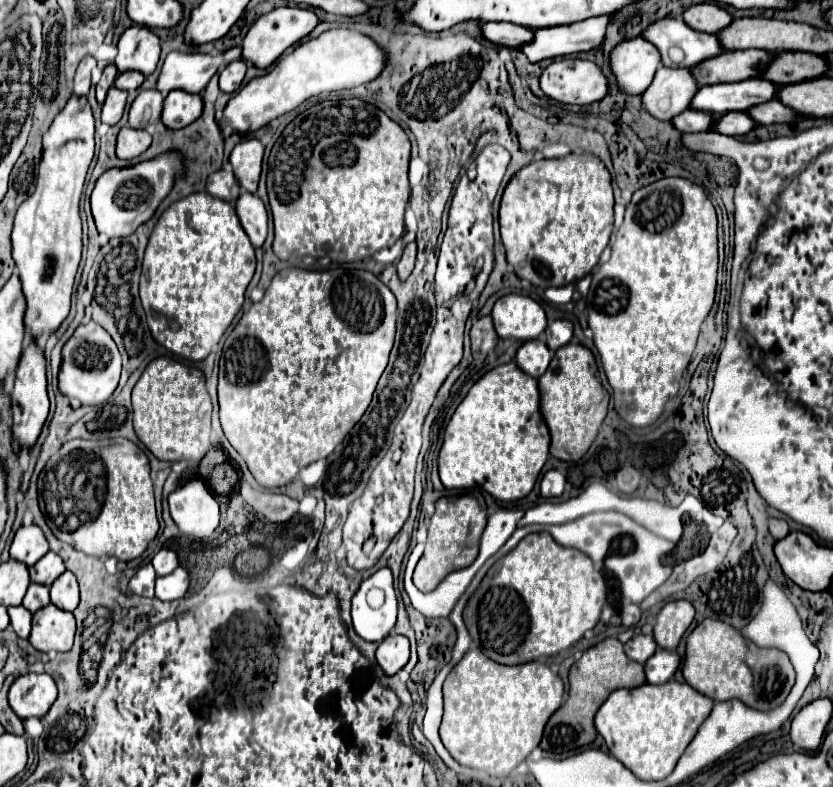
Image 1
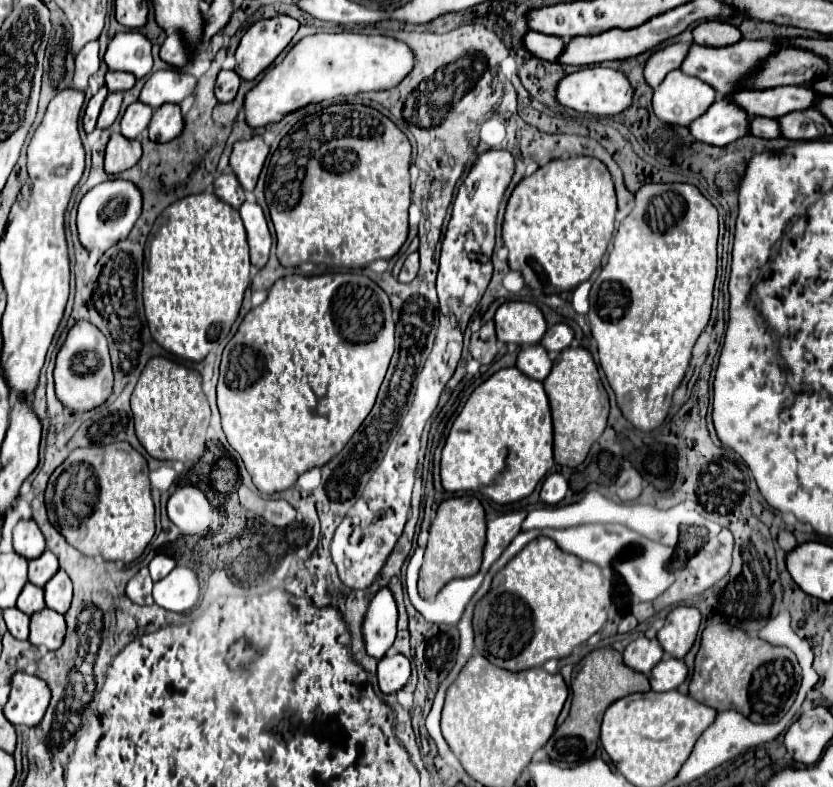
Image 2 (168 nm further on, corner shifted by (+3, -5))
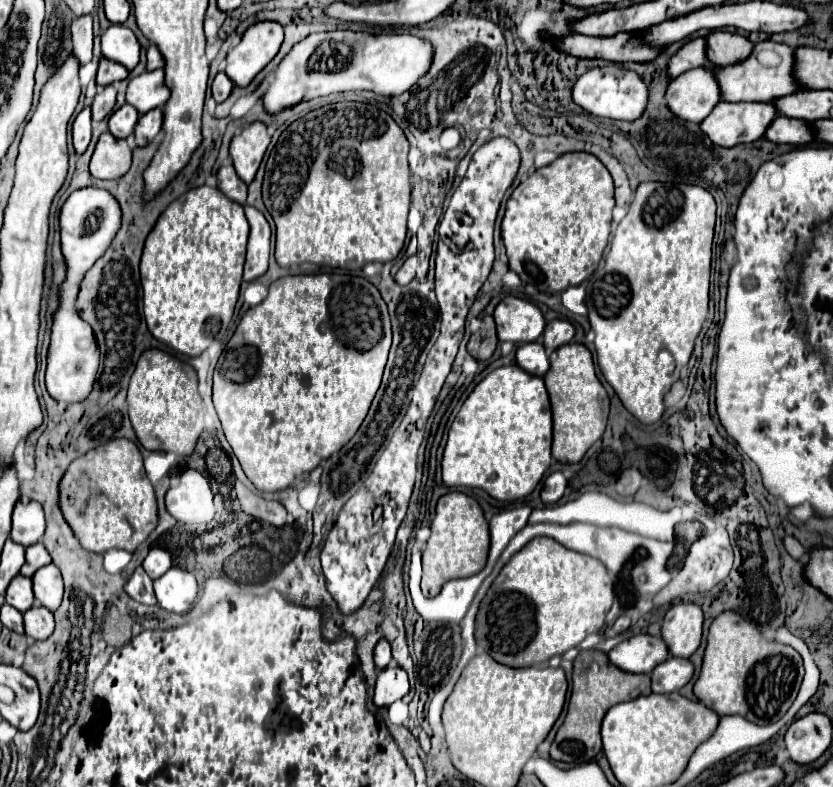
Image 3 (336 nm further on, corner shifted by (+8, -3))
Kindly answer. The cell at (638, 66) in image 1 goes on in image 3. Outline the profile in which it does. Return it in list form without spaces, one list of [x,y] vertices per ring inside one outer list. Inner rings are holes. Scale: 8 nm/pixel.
[[[694,38],[686,42],[668,62],[668,76],[676,78],[686,70],[698,68],[706,62],[706,40],[704,38]]]

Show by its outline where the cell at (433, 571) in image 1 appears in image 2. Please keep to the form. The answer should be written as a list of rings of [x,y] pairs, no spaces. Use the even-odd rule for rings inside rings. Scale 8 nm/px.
[[[471,494],[443,500],[439,504],[437,516],[431,522],[429,544],[425,548],[425,562],[419,574],[419,594],[423,598],[433,598],[439,590],[455,578],[467,578],[479,572],[483,562],[485,546],[485,510],[481,502]]]

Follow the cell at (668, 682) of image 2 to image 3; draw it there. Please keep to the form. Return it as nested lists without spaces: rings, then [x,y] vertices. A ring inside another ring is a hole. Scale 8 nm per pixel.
[[[670,656],[662,664],[652,670],[652,692],[668,694],[680,690],[684,684],[690,682],[694,674],[694,666],[688,658],[674,658]]]

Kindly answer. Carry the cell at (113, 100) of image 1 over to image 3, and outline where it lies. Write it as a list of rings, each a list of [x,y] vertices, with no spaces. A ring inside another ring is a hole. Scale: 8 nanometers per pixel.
[[[114,86],[100,88],[92,102],[92,120],[100,122],[106,116],[110,116],[114,110],[114,104],[116,104],[116,88]]]

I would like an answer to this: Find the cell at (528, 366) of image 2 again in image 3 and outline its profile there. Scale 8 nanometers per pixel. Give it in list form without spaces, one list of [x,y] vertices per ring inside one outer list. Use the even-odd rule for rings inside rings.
[[[530,342],[530,344],[522,344],[516,352],[516,360],[518,366],[534,376],[544,376],[548,372],[548,356],[544,352],[542,342]]]

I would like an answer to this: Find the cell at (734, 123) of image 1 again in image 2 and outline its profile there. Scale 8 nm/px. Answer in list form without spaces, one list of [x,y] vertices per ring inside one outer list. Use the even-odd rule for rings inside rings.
[[[751,118],[751,134],[753,136],[759,136],[759,138],[779,138],[781,136],[781,126],[777,120],[771,120],[771,118]]]

